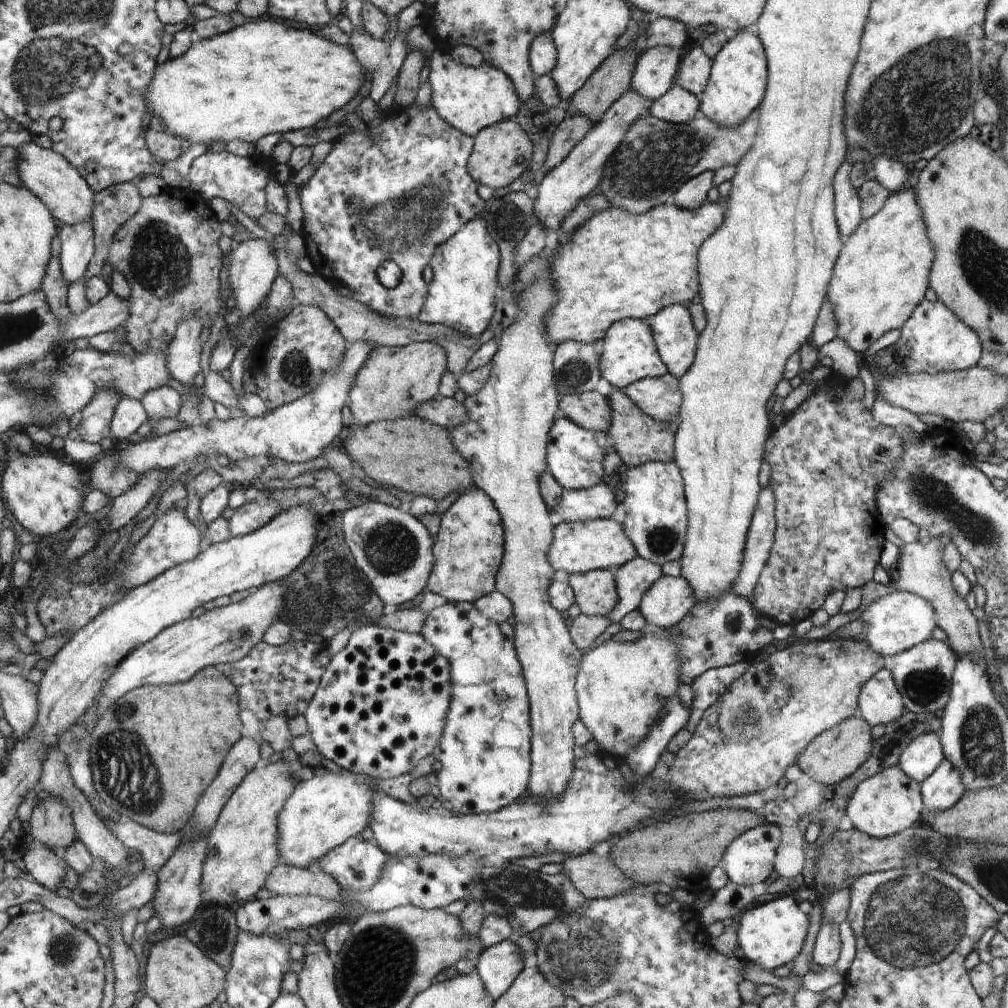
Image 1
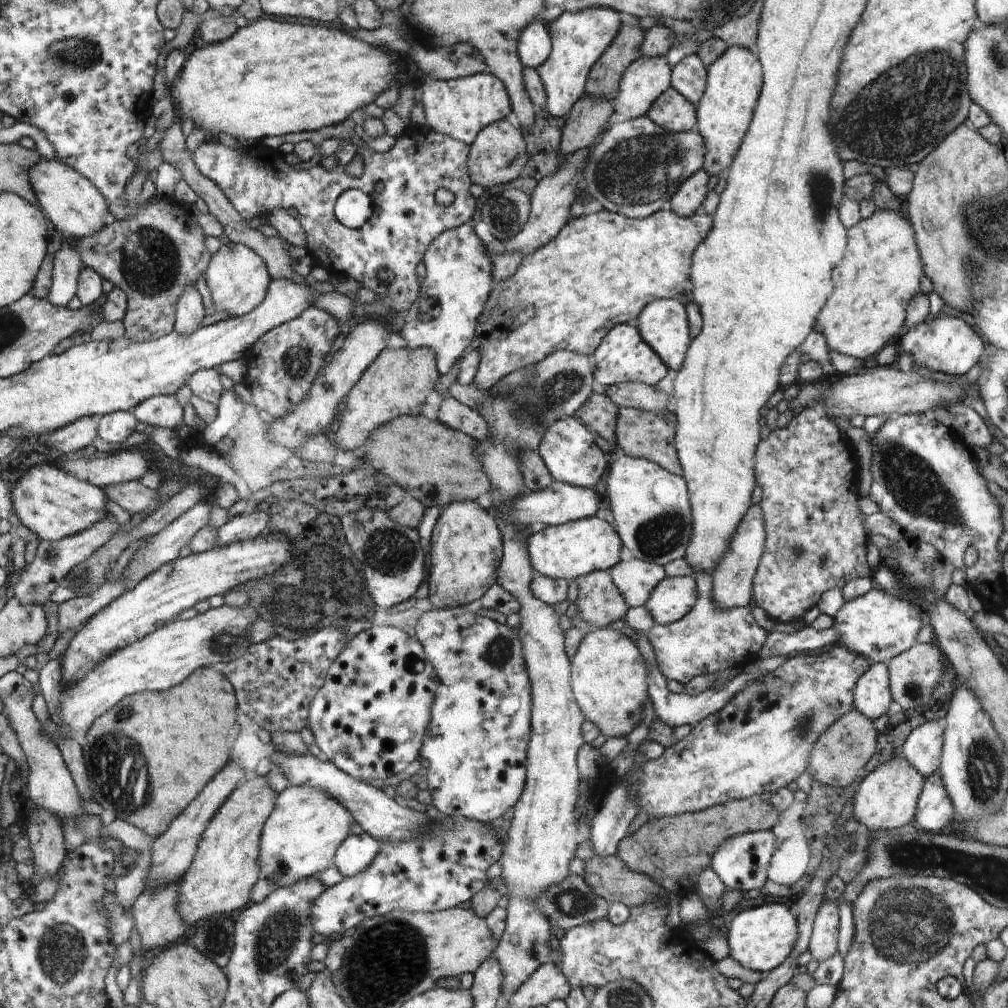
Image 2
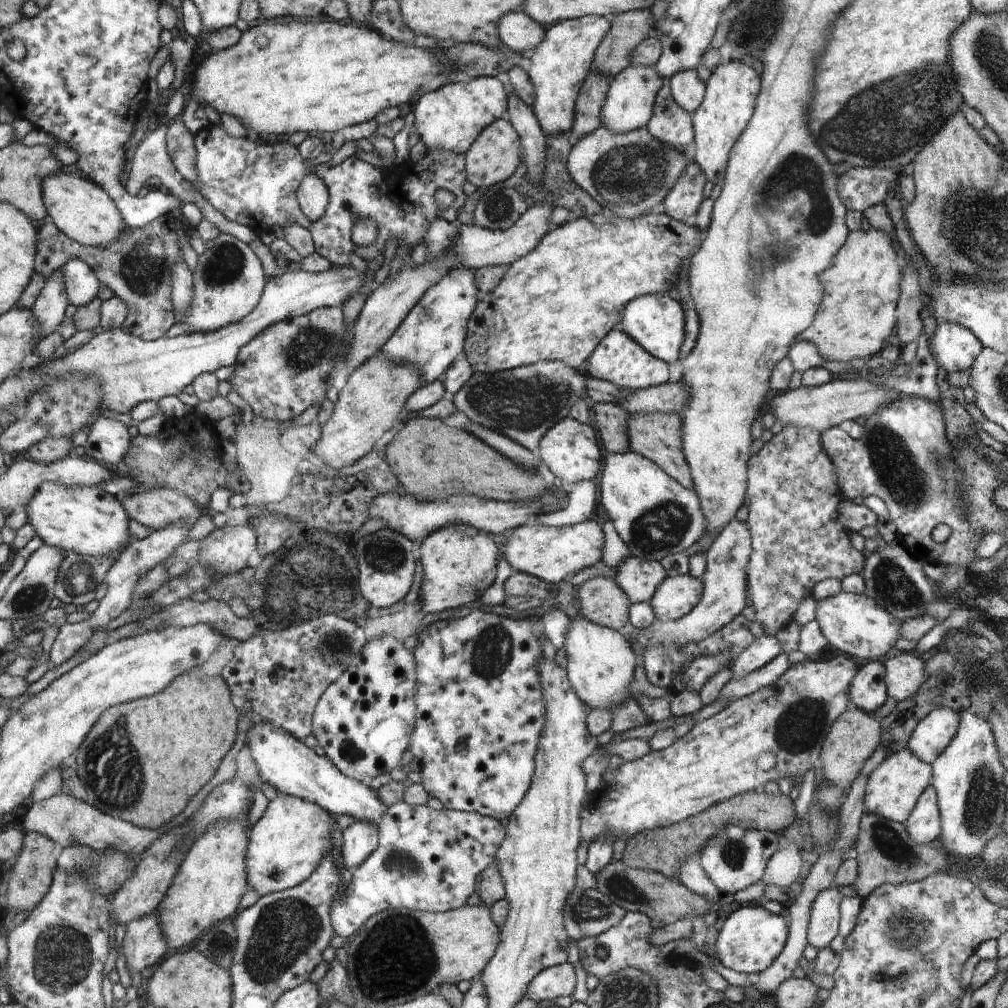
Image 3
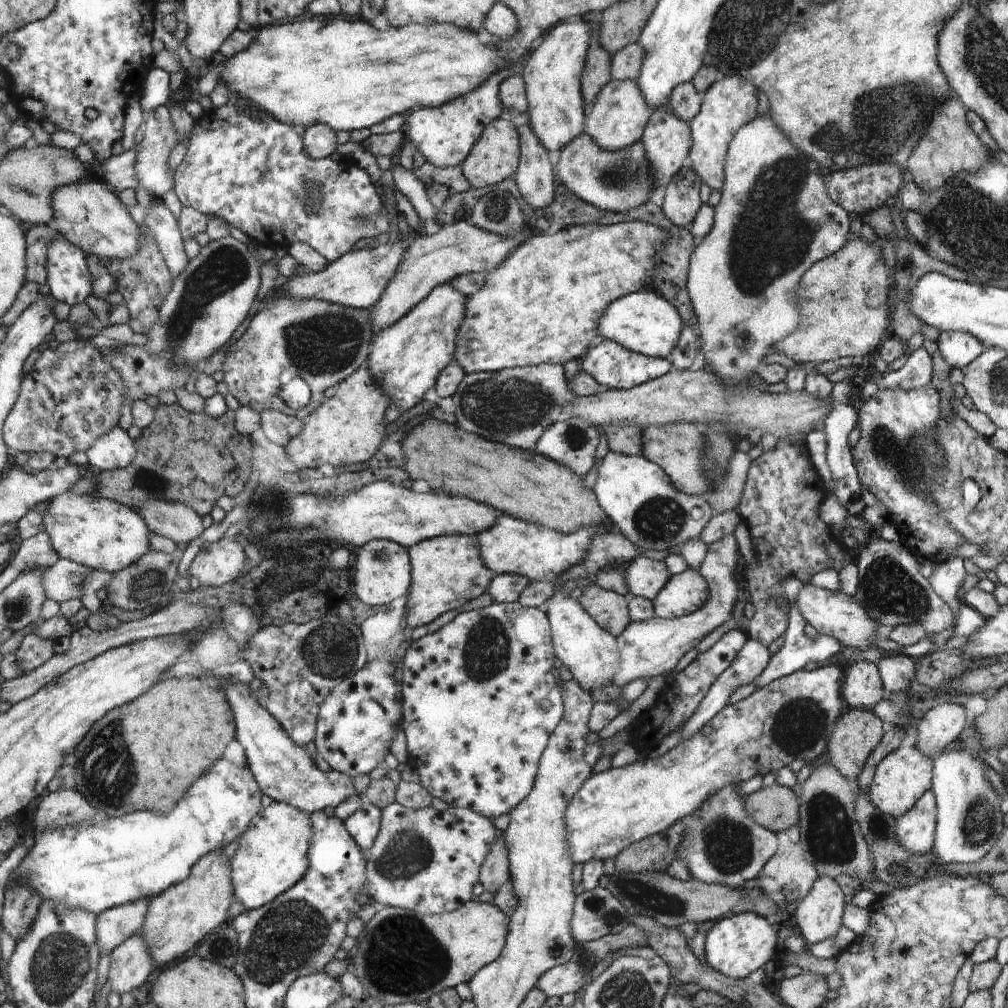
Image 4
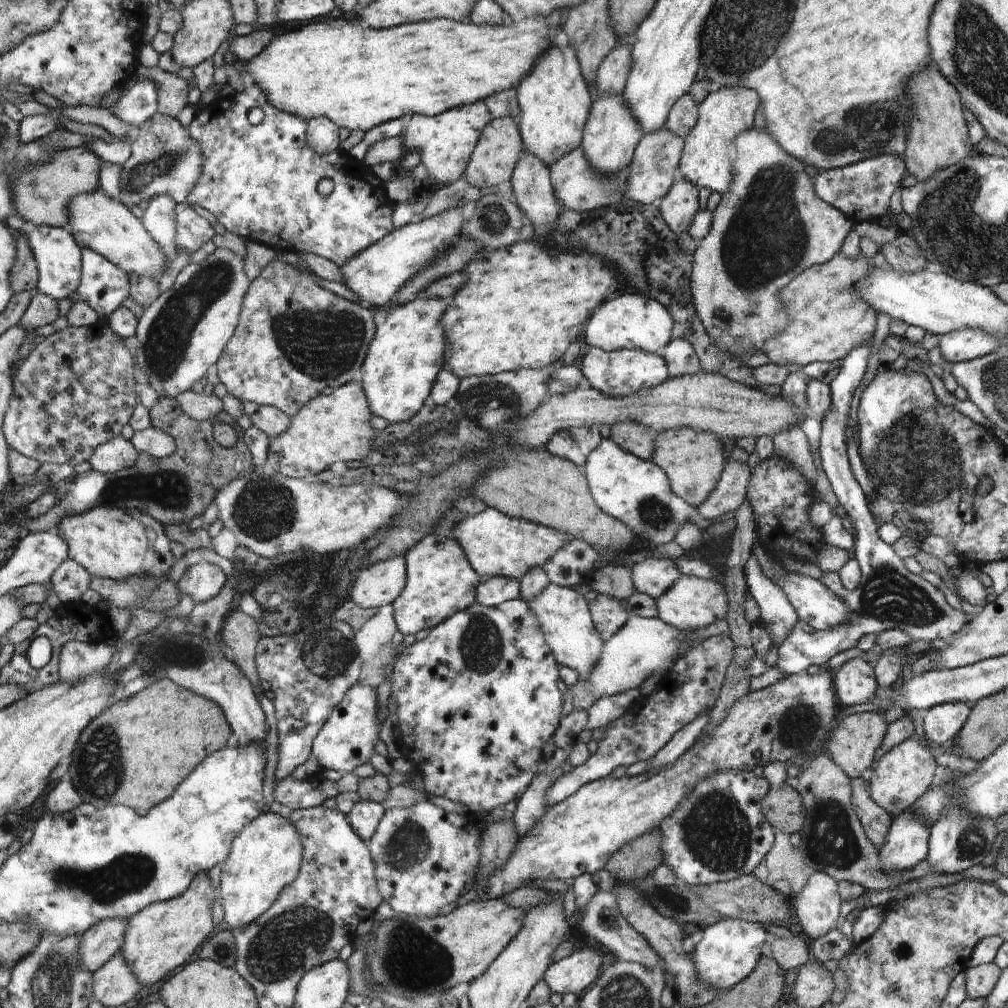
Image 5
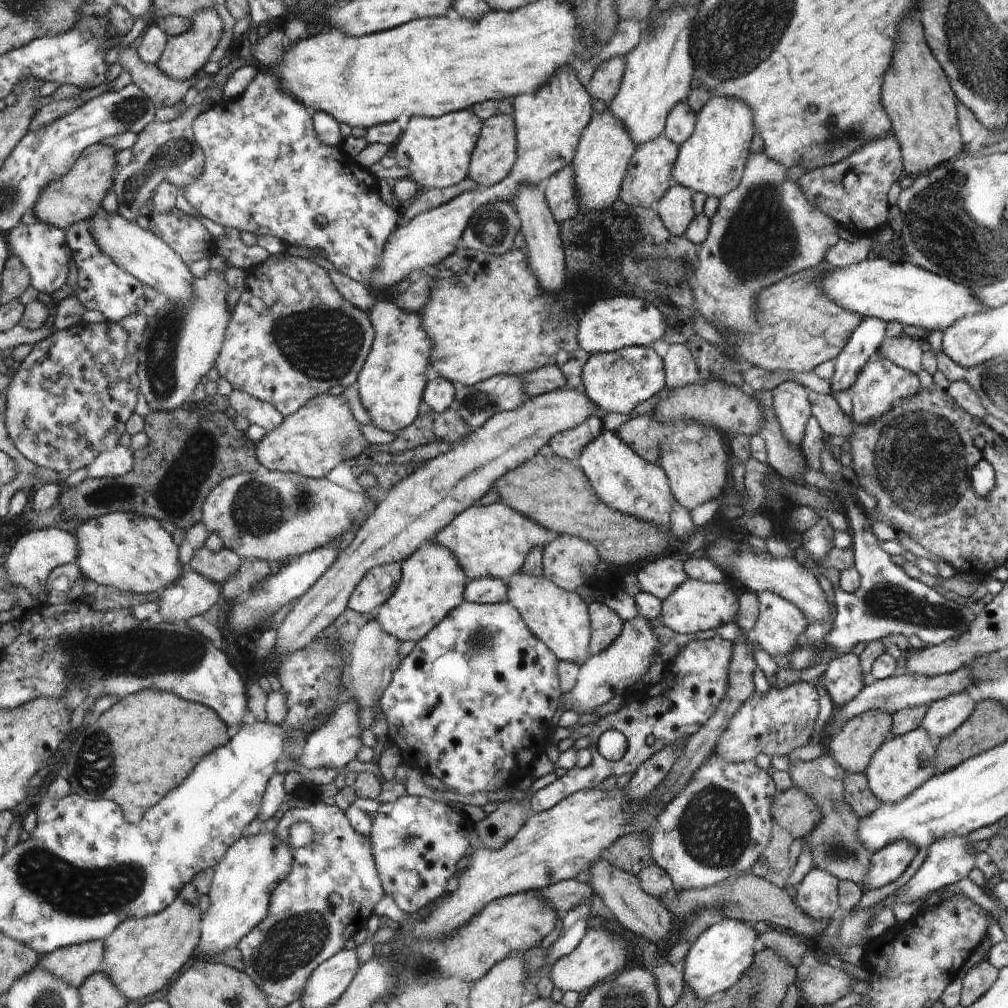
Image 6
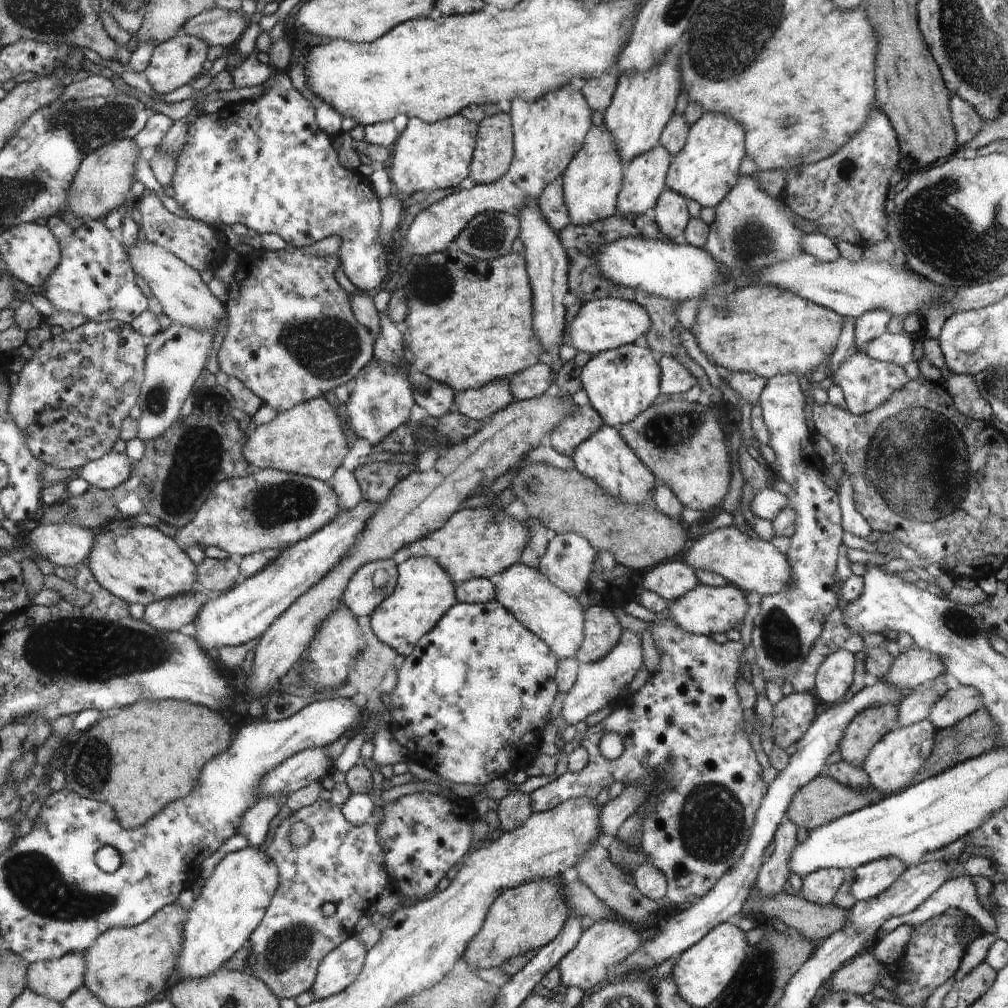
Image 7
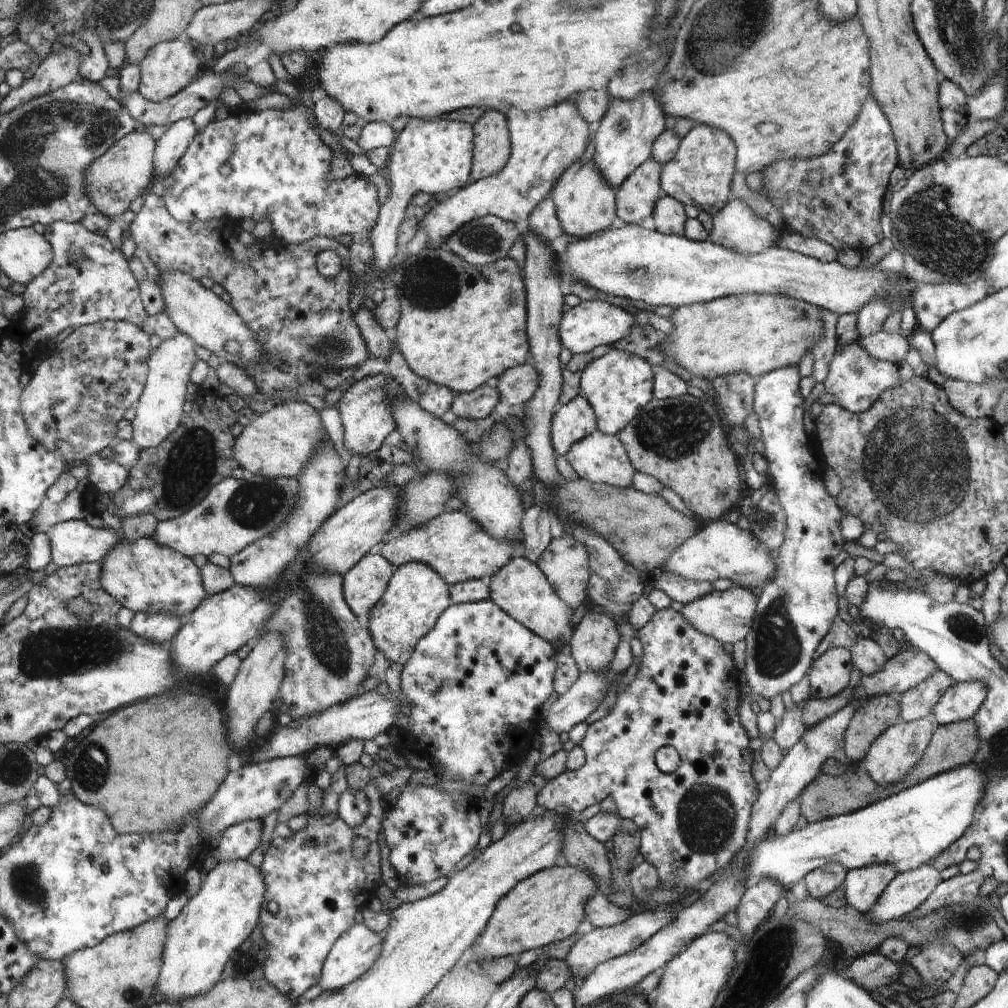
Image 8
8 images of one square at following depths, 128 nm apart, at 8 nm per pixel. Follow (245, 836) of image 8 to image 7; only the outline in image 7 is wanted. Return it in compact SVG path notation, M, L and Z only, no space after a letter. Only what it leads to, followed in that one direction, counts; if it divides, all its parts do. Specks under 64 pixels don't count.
M274 795L261 798L246 812L239 834L247 837L249 845L260 847L268 836L270 821L278 813L278 800Z

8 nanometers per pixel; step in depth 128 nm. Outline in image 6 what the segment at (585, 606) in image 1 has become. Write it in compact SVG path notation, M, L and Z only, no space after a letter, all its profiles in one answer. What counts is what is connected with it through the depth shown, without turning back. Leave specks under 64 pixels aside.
M592 602L589 606L589 618L592 626L592 638L589 642L590 656L601 653L621 636L622 620L614 610L603 602Z

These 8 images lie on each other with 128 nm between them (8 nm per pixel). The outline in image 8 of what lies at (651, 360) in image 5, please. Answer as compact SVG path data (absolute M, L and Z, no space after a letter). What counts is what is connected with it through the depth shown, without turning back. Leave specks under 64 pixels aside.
M608 349L584 369L581 390L596 414L598 430L617 435L652 401L652 371L646 359L622 349Z

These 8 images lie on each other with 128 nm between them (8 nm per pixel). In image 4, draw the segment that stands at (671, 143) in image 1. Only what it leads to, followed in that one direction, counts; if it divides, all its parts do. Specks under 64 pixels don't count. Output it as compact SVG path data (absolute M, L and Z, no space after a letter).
M584 130L580 136L573 138L570 144L564 145L555 157L557 175L562 187L575 194L578 199L602 210L626 213L630 209L636 209L645 202L654 202L654 198L658 198L658 171L654 165L651 165L649 154L645 151L641 140L620 150L608 150L603 149Z

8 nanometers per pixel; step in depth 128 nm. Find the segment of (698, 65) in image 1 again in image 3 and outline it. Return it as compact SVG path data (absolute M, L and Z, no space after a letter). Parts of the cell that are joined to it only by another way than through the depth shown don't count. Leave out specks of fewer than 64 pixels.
M695 69L679 70L670 77L673 97L691 114L700 106L705 95L705 84Z

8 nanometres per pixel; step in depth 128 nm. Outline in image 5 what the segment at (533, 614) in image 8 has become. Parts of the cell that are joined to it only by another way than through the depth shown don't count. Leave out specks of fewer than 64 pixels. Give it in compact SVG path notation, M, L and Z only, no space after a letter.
M550 583L540 596L528 604L537 614L539 625L558 662L575 670L580 677L589 677L601 658L604 642L593 622L586 599L572 587Z

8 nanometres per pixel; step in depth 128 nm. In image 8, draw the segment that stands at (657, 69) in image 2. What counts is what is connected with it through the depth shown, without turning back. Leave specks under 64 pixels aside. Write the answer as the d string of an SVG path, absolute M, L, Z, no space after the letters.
M592 158L586 162L576 161L552 187L549 196L554 199L563 232L568 236L586 238L618 224L616 190L609 185Z

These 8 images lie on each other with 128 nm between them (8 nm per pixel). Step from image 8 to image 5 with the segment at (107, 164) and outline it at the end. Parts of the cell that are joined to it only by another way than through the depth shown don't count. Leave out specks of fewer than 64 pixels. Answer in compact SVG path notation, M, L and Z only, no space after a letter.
M86 144L81 147L60 149L49 161L34 165L17 174L15 182L16 213L24 218L28 225L41 227L70 227L71 216L69 206L71 200L84 193L97 192L102 188L102 160Z

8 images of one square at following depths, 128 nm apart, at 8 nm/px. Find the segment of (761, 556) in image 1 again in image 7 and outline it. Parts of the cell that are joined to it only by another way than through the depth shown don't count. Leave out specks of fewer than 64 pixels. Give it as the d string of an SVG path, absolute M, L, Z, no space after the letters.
M625 630L622 633L621 641L604 657L597 661L579 663L578 674L574 686L567 692L568 696L564 698L562 711L556 717L554 724L559 727L563 722L568 725L575 725L578 720L584 720L586 716L602 710L604 706L620 694L624 686L632 682L636 672L642 666L642 646L640 646L640 636L636 631Z

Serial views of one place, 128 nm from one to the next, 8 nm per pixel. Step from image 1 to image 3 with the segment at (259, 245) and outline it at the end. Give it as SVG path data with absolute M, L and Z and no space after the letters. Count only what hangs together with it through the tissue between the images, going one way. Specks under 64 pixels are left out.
M224 233L210 241L208 250L199 257L195 274L195 301L186 324L192 332L214 333L240 322L260 304L268 278L256 253L241 238Z

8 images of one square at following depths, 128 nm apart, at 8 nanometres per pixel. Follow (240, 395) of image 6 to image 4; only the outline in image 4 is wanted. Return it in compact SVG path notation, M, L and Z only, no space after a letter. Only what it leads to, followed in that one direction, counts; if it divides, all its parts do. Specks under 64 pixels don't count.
M272 409L262 411L259 417L264 436L284 448L301 433L305 425L304 420L299 419L294 414L287 415Z

